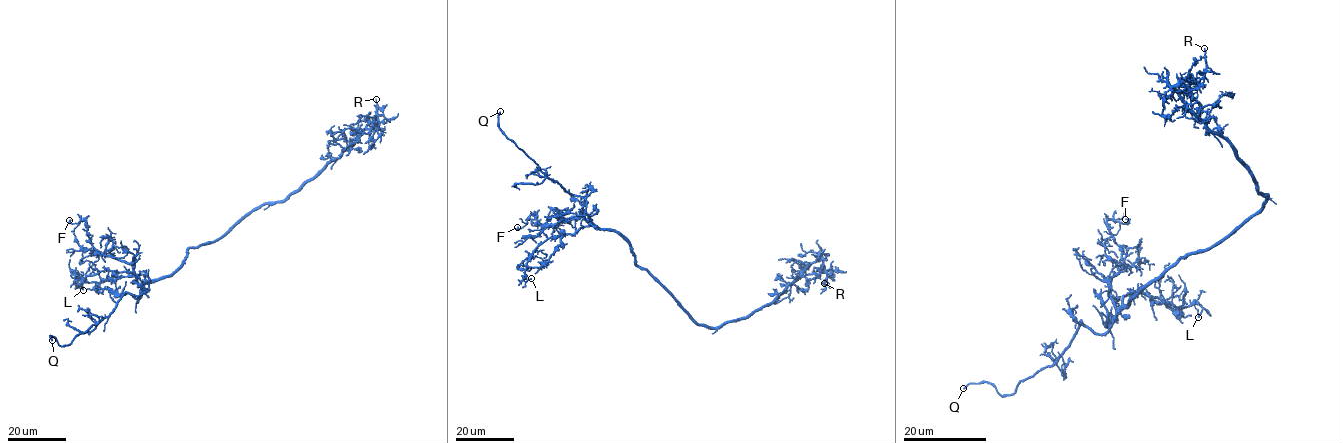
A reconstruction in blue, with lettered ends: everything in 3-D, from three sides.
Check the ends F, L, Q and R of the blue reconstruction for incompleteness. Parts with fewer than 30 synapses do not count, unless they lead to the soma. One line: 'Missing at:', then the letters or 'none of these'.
Missing at: Q

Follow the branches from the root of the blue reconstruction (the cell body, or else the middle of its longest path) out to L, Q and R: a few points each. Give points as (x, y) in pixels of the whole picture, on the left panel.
L: (207, 242), (191, 246), (164, 277), (147, 281), (142, 274), (102, 271), (79, 284), (76, 280), (83, 290)
Q: (207, 242), (191, 246), (170, 274), (146, 283), (138, 301), (125, 293), (108, 315), (69, 345), (52, 340)
R: (207, 242), (220, 238), (249, 212), (285, 200), (365, 130), (378, 128), (376, 99)

